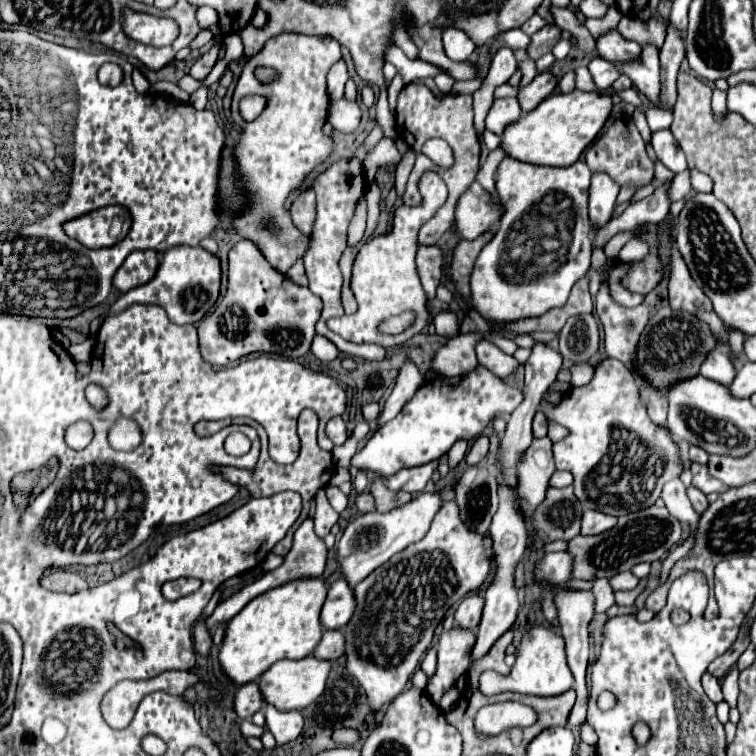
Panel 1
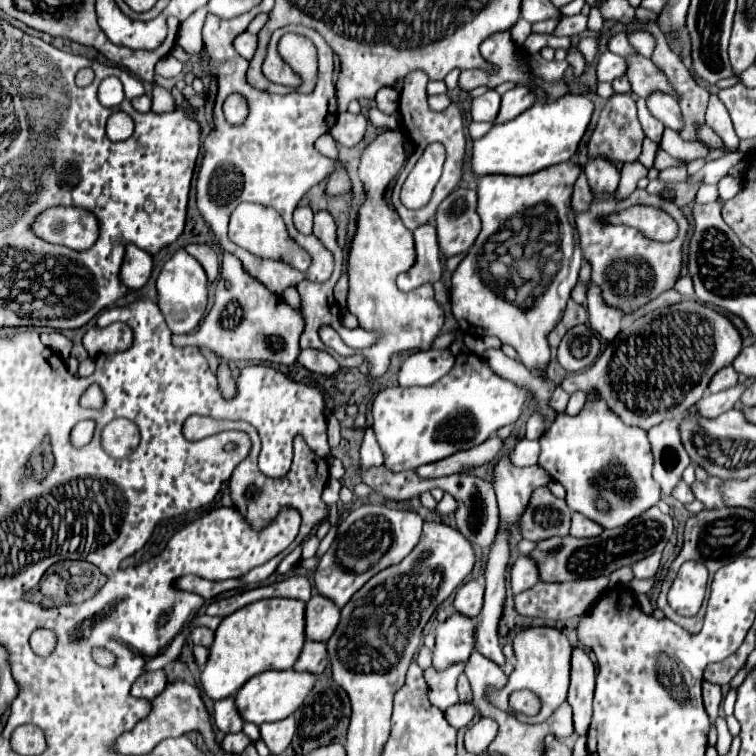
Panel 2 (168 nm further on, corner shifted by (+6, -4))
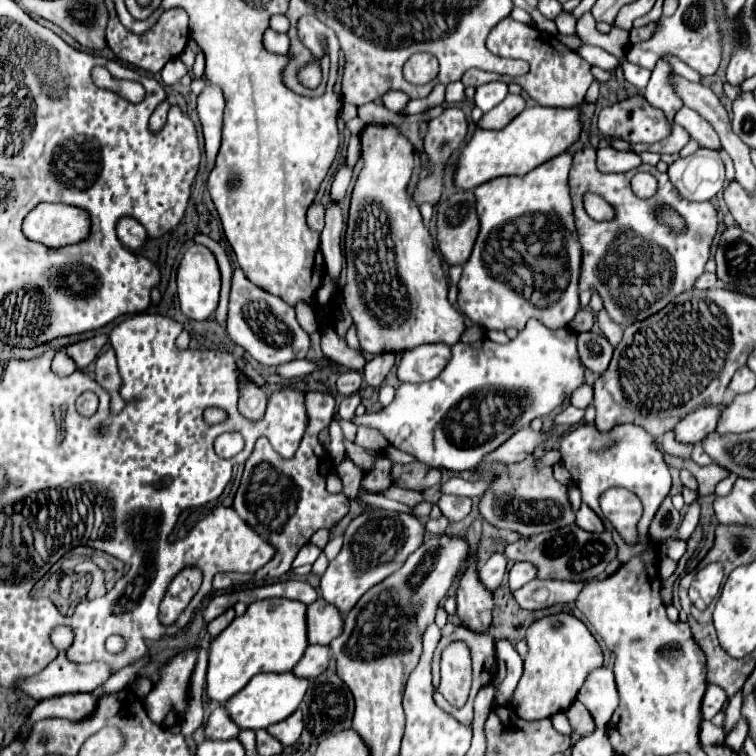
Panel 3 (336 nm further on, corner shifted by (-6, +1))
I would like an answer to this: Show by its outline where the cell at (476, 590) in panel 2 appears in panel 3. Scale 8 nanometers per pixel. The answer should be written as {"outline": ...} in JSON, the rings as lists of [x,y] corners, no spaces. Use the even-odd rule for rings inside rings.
{"outline":[[[492,554],[490,560],[480,568],[480,580],[488,590],[496,590],[502,582],[502,576],[506,572],[508,558],[504,554]]]}

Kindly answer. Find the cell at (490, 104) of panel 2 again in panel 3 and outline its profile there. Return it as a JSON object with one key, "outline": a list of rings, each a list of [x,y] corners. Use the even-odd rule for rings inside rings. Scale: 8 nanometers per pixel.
{"outline":[[[488,82],[488,84],[482,84],[476,88],[474,100],[482,112],[488,112],[496,104],[500,104],[506,96],[508,96],[508,86],[504,82]]]}

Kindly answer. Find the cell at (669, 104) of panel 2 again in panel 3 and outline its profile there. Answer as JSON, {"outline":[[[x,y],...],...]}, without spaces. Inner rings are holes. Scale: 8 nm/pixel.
{"outline":[[[682,106],[676,116],[674,116],[674,122],[682,128],[688,130],[688,134],[704,148],[710,148],[710,150],[720,150],[722,144],[720,144],[720,138],[716,136],[716,130],[712,128],[712,124],[708,124],[708,120],[704,120],[696,110],[688,108],[688,106]]]}

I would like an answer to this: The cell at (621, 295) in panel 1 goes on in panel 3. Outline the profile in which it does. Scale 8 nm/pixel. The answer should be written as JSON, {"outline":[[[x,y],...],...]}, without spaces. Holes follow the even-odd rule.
{"outline":[[[600,310],[598,316],[596,316],[596,320],[598,320],[598,326],[600,326],[602,334],[608,338],[608,342],[610,342],[612,346],[620,344],[620,340],[622,340],[622,326],[620,326],[620,324],[614,324],[614,322],[610,320],[610,316],[608,316],[606,310]]]}

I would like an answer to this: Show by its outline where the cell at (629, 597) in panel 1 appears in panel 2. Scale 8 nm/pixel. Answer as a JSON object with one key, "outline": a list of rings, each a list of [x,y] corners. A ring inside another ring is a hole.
{"outline":[[[574,647],[570,661],[570,685],[568,703],[574,709],[574,731],[586,735],[592,715],[592,695],[594,695],[594,663],[584,649]]]}

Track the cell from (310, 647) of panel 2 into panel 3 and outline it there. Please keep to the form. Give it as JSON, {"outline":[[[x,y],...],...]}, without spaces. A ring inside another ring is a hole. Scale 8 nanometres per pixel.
{"outline":[[[308,646],[292,674],[298,678],[316,678],[328,668],[328,660],[330,660],[328,646]]]}

